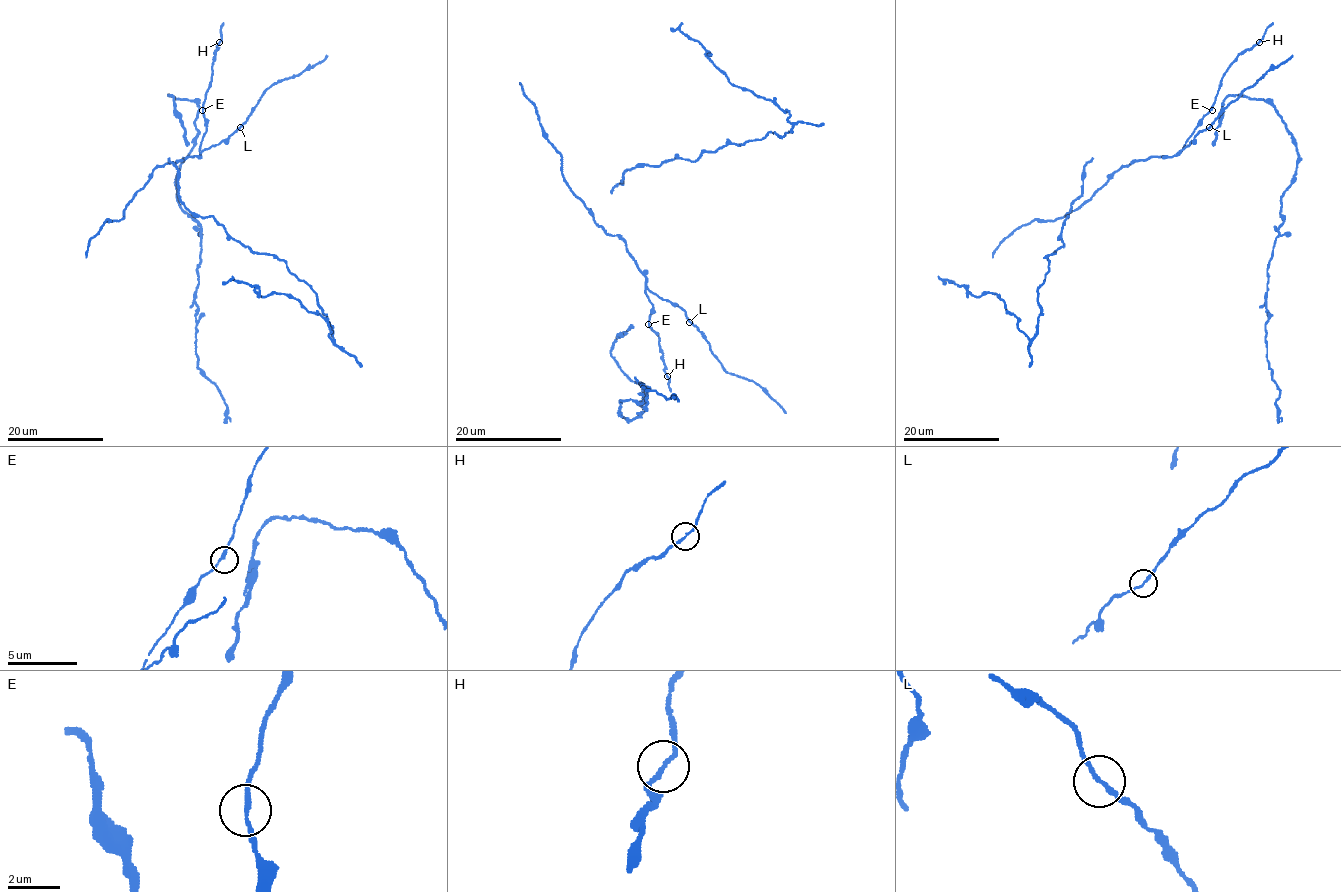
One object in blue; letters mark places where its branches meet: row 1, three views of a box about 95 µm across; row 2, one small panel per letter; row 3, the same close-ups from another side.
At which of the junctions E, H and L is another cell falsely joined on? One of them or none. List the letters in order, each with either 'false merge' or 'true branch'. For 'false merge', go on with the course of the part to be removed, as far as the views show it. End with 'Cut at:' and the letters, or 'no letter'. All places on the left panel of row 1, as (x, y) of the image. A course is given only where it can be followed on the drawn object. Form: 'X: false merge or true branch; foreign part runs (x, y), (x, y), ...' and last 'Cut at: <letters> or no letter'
E: true branch
H: true branch
L: true branch
Cut at: no letter

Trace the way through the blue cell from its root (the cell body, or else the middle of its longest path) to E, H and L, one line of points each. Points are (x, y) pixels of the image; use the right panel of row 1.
E: (1156, 157), (1177, 156), (1197, 123), (1212, 110)
H: (1156, 157), (1172, 157), (1181, 151), (1197, 123), (1213, 105), (1227, 67), (1239, 54), (1259, 42)
L: (1156, 157), (1174, 156), (1189, 146), (1201, 130), (1209, 127)

